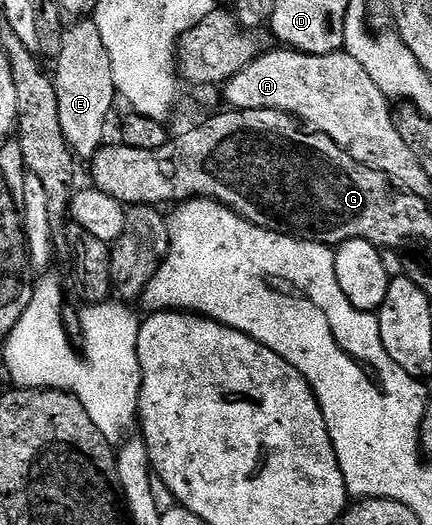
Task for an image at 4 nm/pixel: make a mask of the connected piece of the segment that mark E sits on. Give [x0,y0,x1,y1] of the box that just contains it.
[54,17,118,161]

